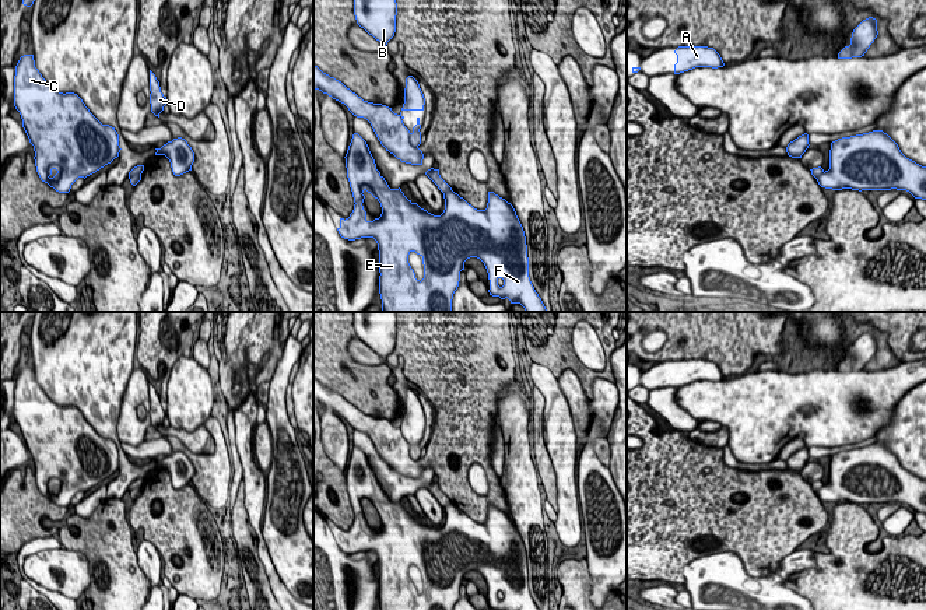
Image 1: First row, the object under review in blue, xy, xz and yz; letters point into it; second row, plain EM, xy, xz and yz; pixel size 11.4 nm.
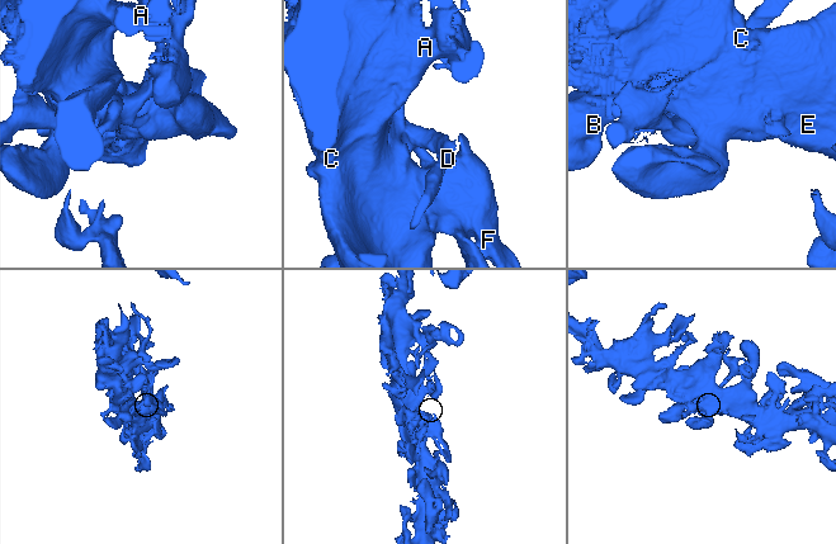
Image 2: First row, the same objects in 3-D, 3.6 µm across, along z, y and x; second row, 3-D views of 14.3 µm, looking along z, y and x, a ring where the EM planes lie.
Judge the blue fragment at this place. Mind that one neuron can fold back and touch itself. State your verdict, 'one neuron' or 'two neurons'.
two neurons

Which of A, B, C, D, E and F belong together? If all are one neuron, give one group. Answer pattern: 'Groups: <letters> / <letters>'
Groups: A B C E F / D

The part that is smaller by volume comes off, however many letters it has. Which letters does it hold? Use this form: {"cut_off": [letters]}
{"cut_off": ["D"]}

